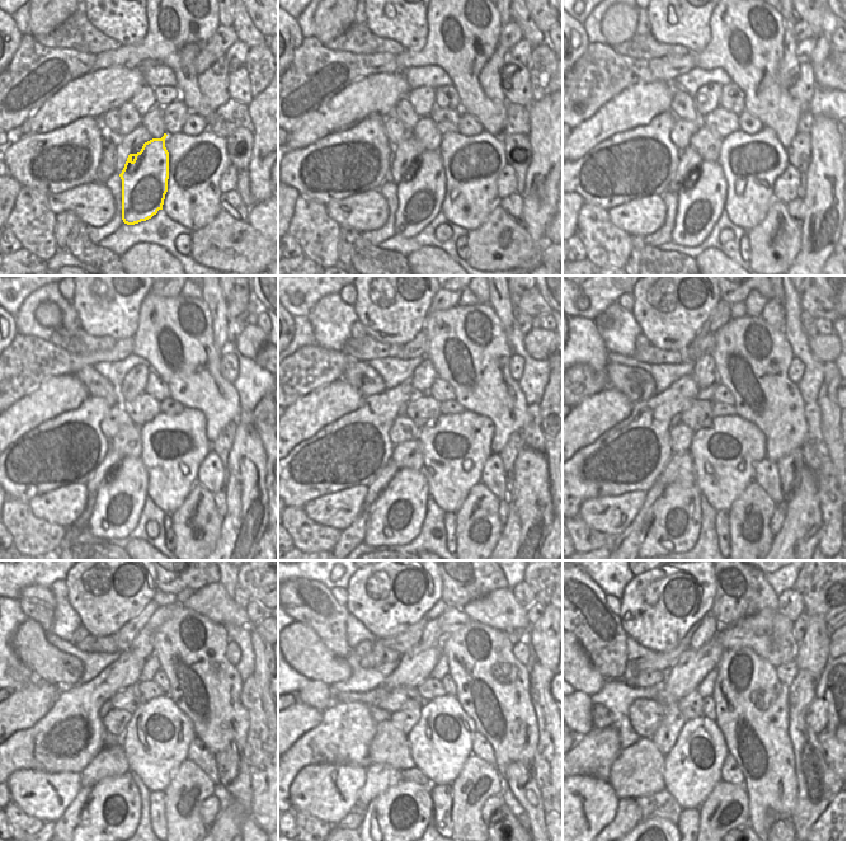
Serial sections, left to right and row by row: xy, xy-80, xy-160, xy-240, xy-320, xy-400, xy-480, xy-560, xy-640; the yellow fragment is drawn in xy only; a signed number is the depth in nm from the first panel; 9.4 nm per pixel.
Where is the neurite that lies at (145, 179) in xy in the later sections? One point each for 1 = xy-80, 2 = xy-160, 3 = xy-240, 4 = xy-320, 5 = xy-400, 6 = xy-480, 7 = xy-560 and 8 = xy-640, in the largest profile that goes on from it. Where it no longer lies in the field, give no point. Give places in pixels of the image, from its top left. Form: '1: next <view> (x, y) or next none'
1: next xy-80 (420, 193)
2: next xy-160 (700, 202)
3: next xy-240 (120, 501)
4: next xy-320 (396, 518)
5: next xy-400 (677, 515)
6: next xy-480 (112, 812)
7: next xy-560 (401, 813)
8: next xy-640 (649, 818)

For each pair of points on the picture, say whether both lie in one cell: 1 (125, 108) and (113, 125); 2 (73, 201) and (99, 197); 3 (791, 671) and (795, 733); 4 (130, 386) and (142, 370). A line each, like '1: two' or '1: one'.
1: two
2: one
3: two
4: one

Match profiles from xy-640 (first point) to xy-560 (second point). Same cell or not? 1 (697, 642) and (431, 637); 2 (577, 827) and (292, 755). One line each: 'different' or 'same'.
1: same
2: different

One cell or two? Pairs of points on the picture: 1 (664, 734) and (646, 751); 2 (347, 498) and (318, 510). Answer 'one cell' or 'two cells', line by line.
1: two cells
2: one cell

